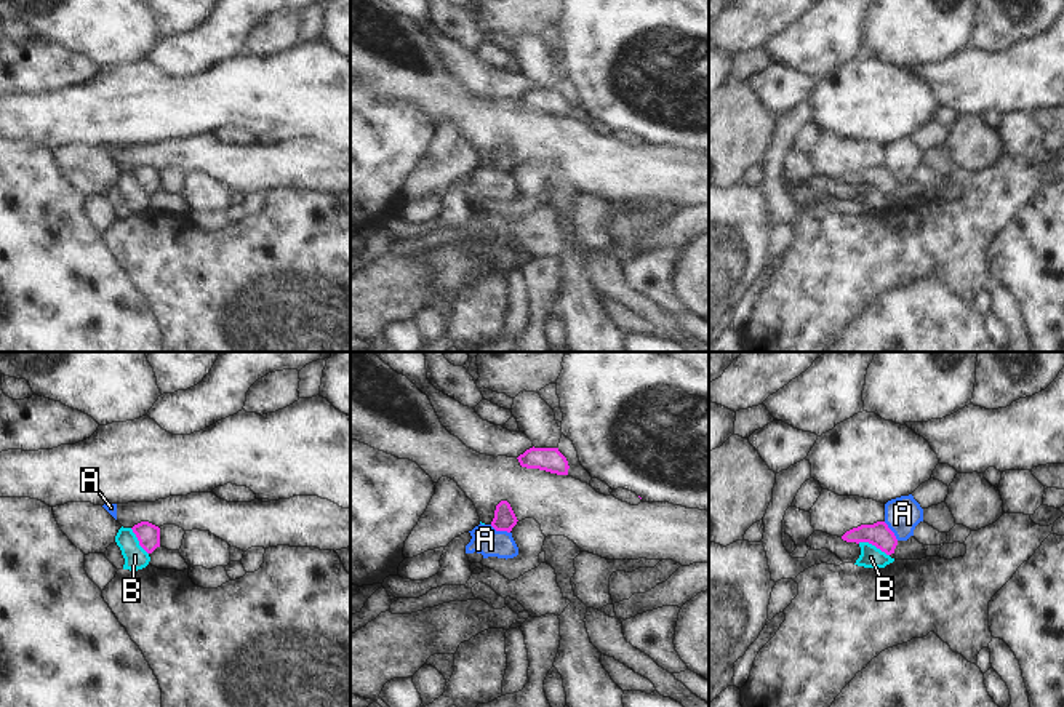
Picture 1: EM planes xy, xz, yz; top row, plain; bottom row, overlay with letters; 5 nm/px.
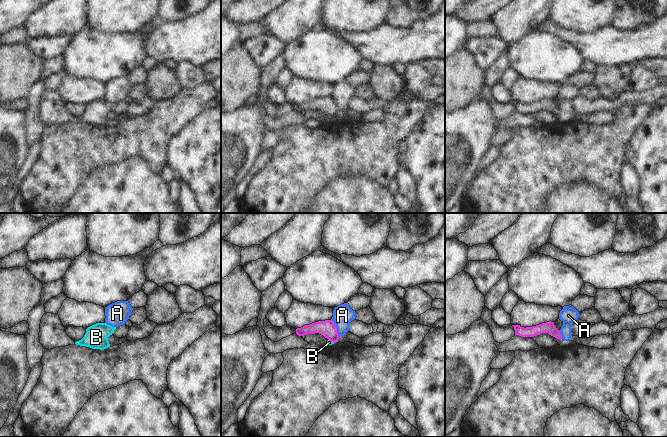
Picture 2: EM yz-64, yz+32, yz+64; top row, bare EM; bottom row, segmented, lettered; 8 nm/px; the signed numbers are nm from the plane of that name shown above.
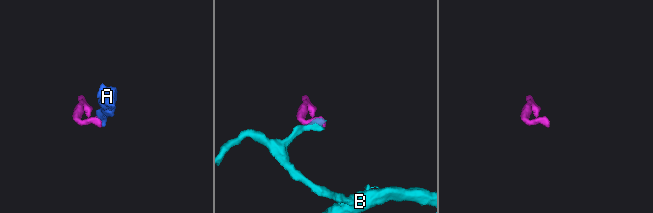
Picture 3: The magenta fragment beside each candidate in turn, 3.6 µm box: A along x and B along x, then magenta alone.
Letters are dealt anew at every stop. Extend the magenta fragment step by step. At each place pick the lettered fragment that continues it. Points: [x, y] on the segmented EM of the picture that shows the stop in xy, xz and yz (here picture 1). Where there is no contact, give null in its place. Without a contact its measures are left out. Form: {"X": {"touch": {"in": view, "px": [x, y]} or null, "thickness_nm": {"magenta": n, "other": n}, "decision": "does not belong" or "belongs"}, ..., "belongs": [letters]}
{"A": {"touch": {"in": "xz", "px": [500, 530]}, "thickness_nm": {"magenta": 110, "other": 140}, "decision": "does not belong"}, "B": {"touch": {"in": "yz", "px": [874, 544]}, "thickness_nm": {"magenta": 120, "other": 110}, "decision": "does not belong"}, "belongs": []}

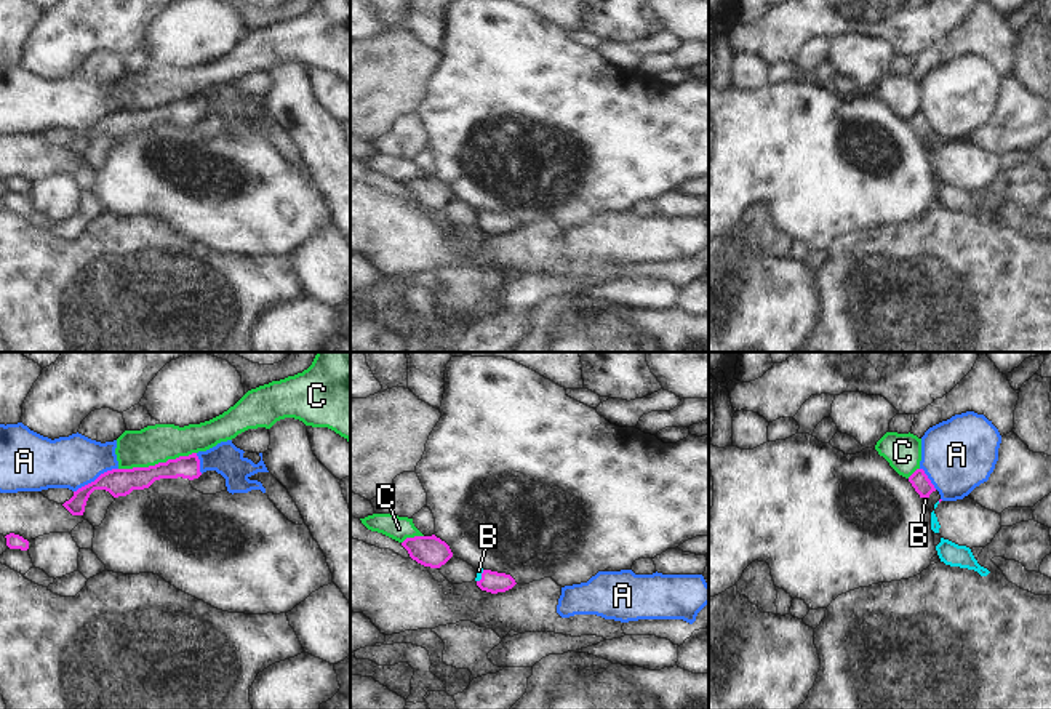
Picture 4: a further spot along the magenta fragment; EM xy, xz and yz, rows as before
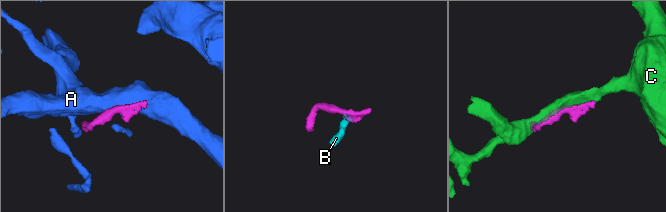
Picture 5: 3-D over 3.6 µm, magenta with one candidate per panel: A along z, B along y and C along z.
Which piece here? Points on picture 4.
{"A": {"touch": {"in": "xy", "px": [96, 479]}, "thickness_nm": {"magenta": 140, "other": 260}, "decision": "does not belong"}, "B": {"touch": {"in": "xz", "px": [482, 576]}, "thickness_nm": {"magenta": 110, "other": 30}, "decision": "belongs"}, "C": {"touch": {"in": "xy", "px": [159, 463]}, "thickness_nm": {"magenta": 140, "other": 190}, "decision": "does not belong"}, "belongs": ["B"]}

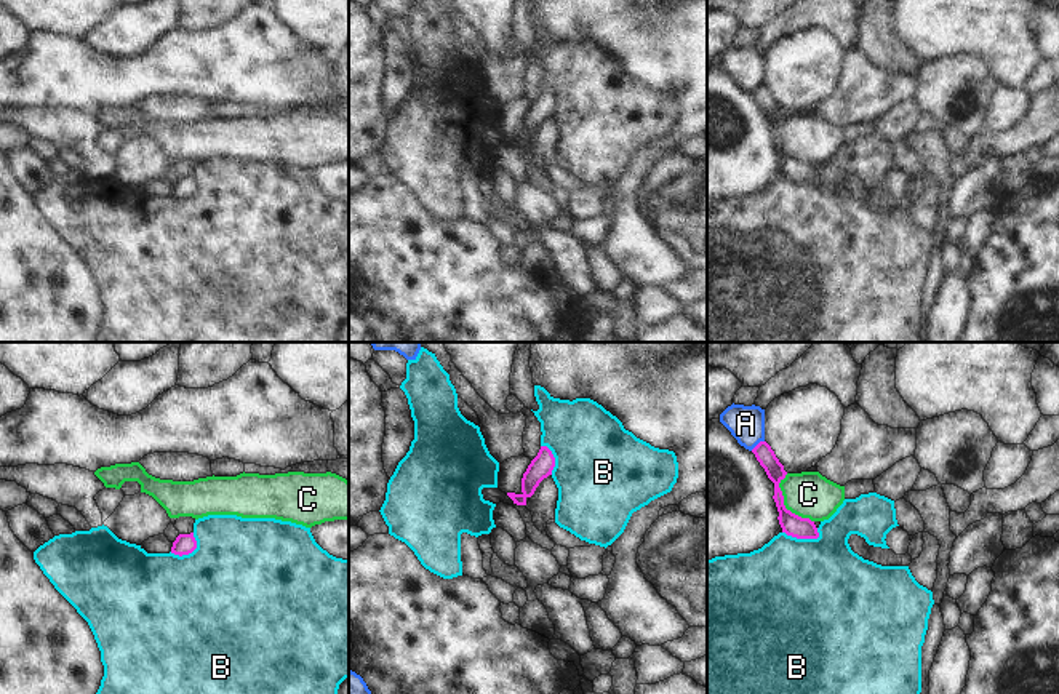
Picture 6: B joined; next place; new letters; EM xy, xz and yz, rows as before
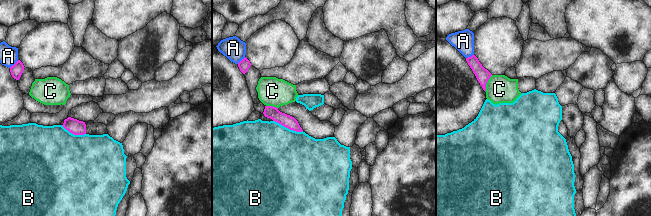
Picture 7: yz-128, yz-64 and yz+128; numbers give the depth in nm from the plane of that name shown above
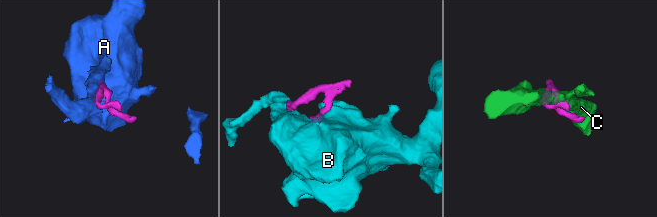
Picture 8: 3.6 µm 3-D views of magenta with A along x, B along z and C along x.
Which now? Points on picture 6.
{"A": {"touch": {"in": "yz", "px": [759, 443]}, "thickness_nm": {"magenta": 90, "other": 180}, "decision": "does not belong"}, "B": {"touch": {"in": "yz", "px": [802, 538]}, "thickness_nm": {"magenta": 110, "other": 500}, "decision": "does not belong"}, "C": {"touch": {"in": "yz", "px": [783, 504]}, "thickness_nm": {"magenta": 110, "other": 240}, "decision": "does not belong"}, "belongs": []}

